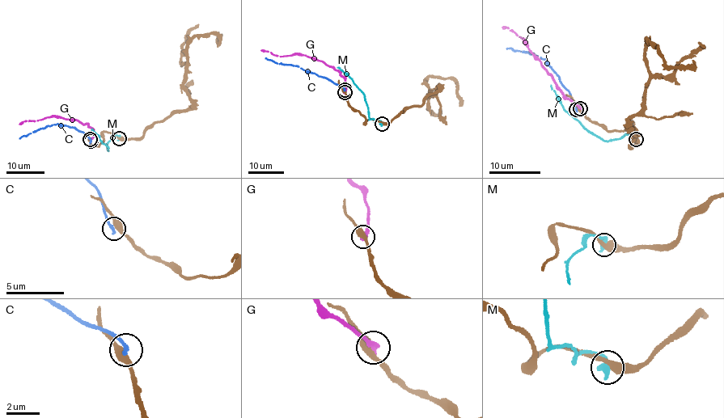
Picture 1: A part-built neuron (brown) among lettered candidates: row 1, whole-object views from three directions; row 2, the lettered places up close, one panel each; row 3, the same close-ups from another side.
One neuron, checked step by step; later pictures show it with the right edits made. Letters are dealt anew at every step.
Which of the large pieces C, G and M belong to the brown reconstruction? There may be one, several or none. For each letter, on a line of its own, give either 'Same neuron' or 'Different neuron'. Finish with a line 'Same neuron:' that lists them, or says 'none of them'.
C: Different neuron
G: Different neuron
M: Different neuron
Same neuron: none of them

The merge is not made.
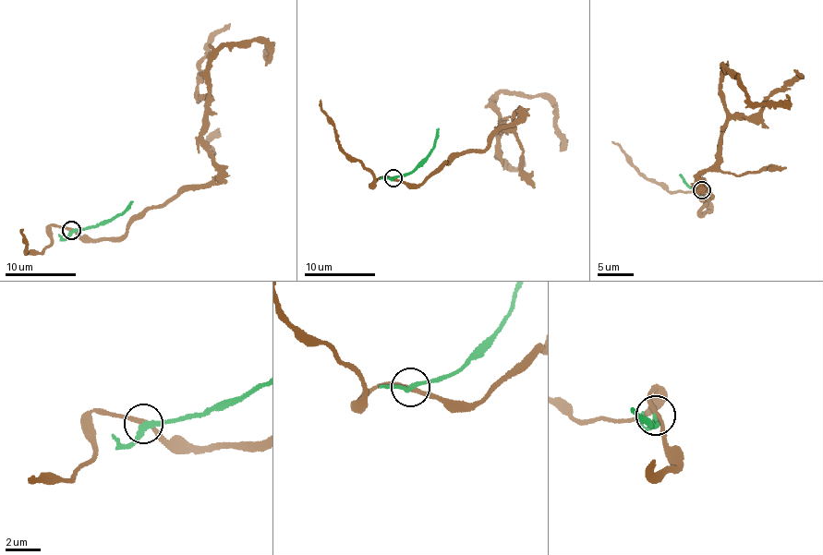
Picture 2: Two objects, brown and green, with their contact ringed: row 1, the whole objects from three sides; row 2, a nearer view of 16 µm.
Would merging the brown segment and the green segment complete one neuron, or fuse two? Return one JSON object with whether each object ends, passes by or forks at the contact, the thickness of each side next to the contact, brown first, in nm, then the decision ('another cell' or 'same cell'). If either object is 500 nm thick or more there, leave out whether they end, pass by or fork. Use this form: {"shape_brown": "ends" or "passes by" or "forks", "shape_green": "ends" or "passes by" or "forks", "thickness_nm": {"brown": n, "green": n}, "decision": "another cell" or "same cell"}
{"shape_brown": "passes by", "shape_green": "passes by", "thickness_nm": {"brown": 240, "green": 220}, "decision": "another cell"}

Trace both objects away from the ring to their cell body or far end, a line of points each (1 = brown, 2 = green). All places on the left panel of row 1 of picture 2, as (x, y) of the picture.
1: (71, 230), (116, 239), (218, 174), (202, 136), (211, 58), (260, 41), (268, 57), (268, 38)
2: (71, 230), (104, 223), (124, 211), (133, 201)

